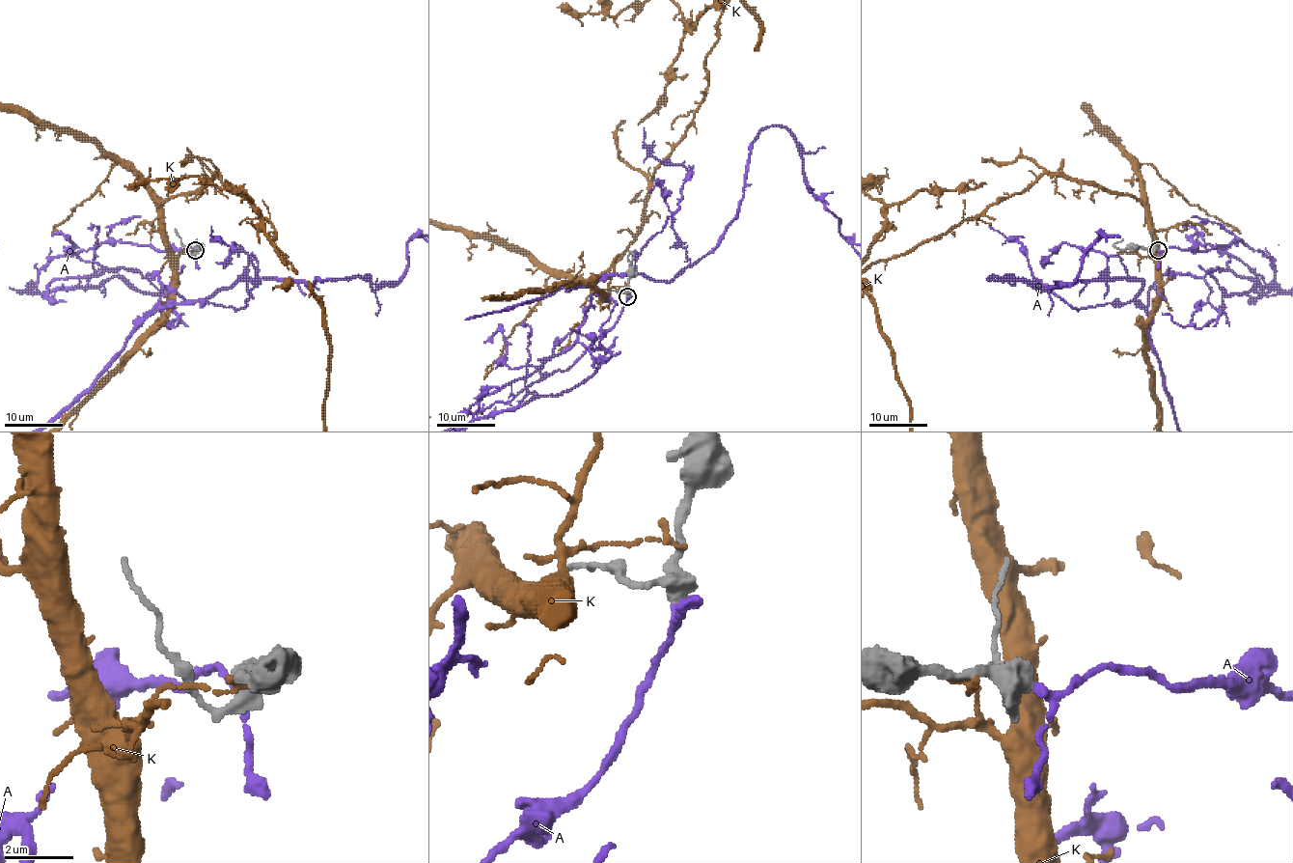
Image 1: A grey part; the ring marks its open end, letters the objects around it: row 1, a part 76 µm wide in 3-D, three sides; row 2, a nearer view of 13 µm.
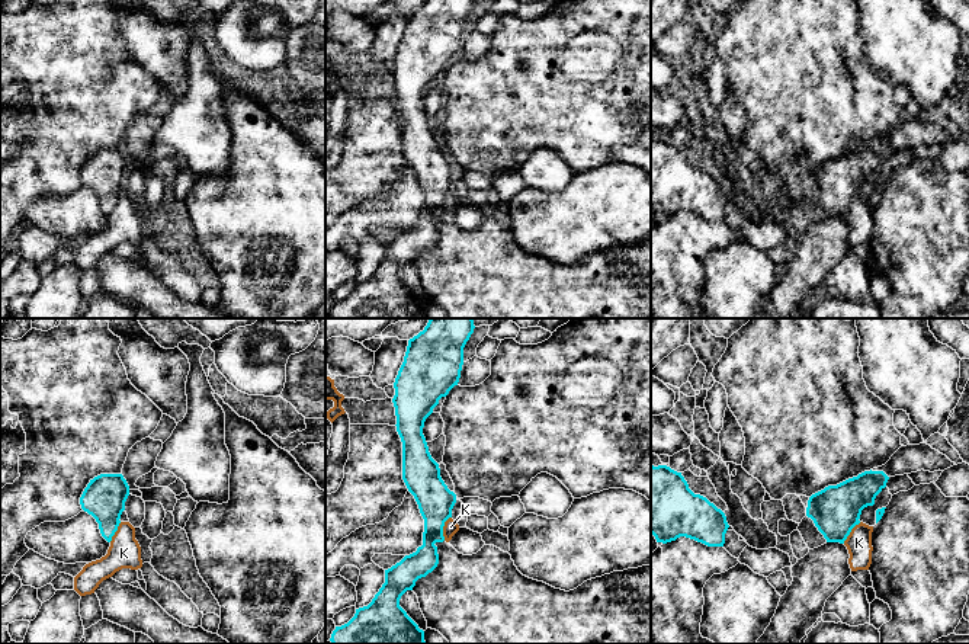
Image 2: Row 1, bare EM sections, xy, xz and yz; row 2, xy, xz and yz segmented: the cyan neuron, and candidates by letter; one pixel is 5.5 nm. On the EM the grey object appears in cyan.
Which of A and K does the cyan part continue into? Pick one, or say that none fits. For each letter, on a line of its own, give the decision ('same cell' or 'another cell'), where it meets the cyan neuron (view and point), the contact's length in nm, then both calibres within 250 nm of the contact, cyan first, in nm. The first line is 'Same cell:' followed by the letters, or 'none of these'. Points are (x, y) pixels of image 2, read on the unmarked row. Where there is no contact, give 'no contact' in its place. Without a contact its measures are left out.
Same cell: A
A: same cell | no contact
K: another cell | xz (442, 202) | 140 nm | 200/80 nm

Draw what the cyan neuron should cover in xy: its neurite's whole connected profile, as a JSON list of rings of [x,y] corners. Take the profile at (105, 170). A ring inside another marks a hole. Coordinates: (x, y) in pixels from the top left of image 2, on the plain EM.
[[[100,148],[84,163],[80,179],[99,198],[102,211],[110,217],[121,198],[129,160],[122,148]]]

